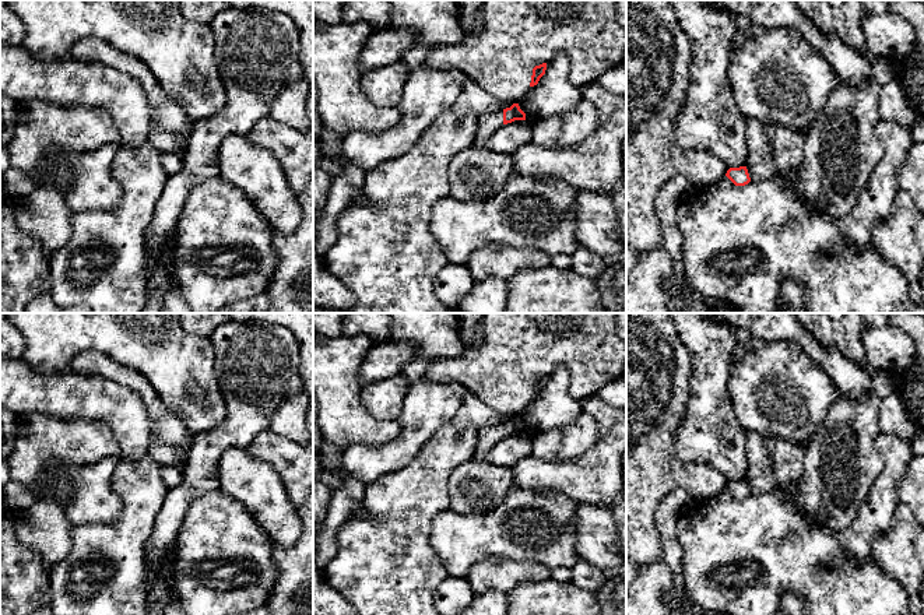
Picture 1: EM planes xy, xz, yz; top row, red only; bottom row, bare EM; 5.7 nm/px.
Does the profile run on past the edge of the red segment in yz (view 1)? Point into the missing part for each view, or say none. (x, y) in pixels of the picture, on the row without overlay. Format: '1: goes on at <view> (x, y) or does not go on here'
1: does not go on here

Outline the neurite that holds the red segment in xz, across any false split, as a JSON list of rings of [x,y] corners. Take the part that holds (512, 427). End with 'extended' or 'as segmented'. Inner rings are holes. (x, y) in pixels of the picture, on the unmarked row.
[[[513,417],[510,421],[496,426],[478,430],[478,443],[472,461],[484,461],[485,454],[496,442],[514,433],[526,433],[526,426],[520,422],[519,417]]]; extended

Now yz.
[[[746,479],[739,481],[730,481],[726,489],[735,498],[735,499],[745,499],[751,495],[749,486]]]; as segmented

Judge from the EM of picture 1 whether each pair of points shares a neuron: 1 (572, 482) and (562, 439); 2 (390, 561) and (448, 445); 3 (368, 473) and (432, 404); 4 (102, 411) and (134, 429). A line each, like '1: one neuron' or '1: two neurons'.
1: two neurons
2: one neuron
3: one neuron
4: one neuron

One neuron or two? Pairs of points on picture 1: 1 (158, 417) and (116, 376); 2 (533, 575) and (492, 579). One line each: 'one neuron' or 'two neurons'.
1: one neuron
2: one neuron

